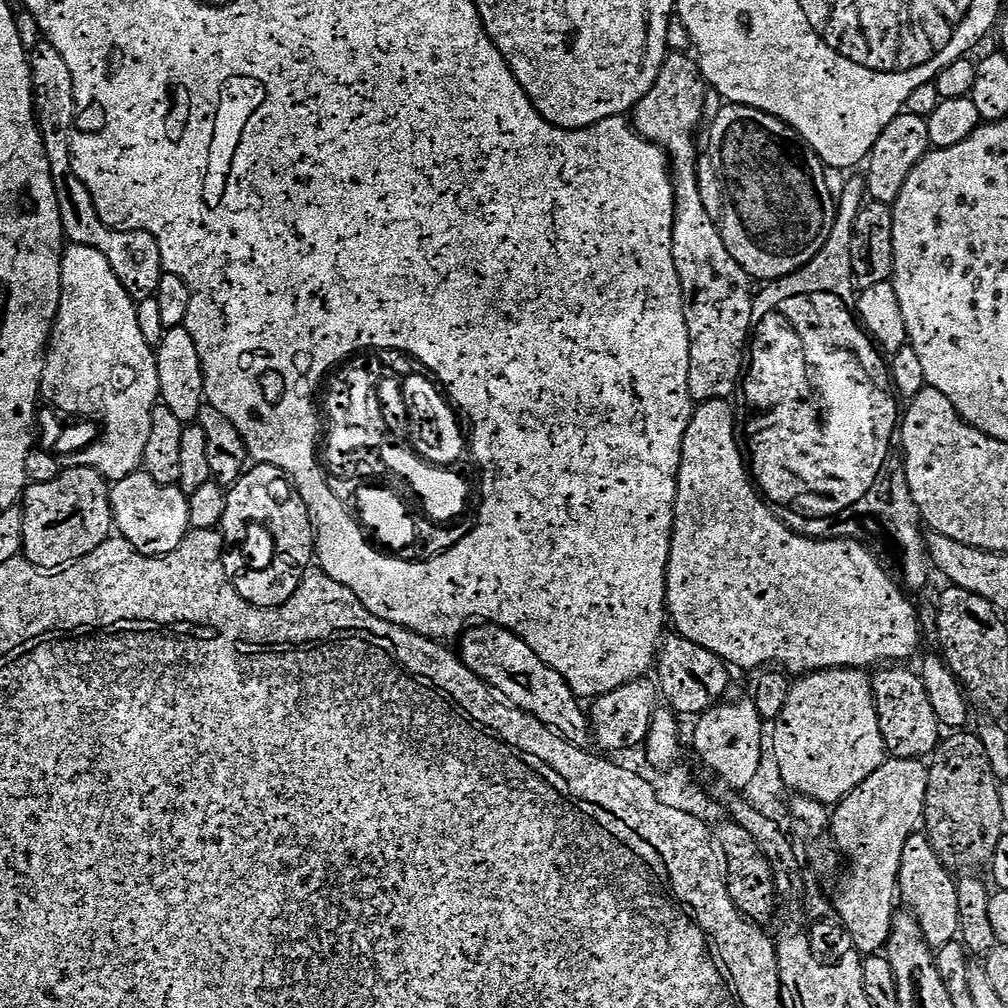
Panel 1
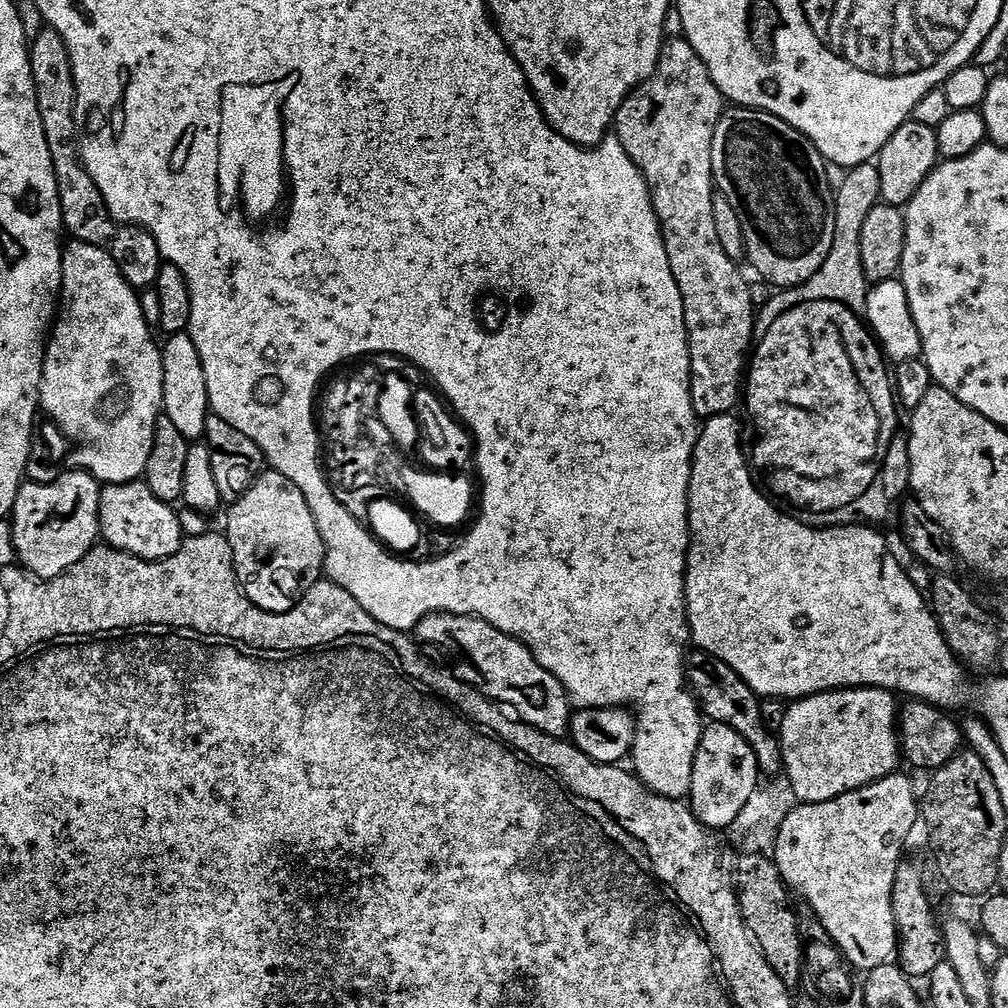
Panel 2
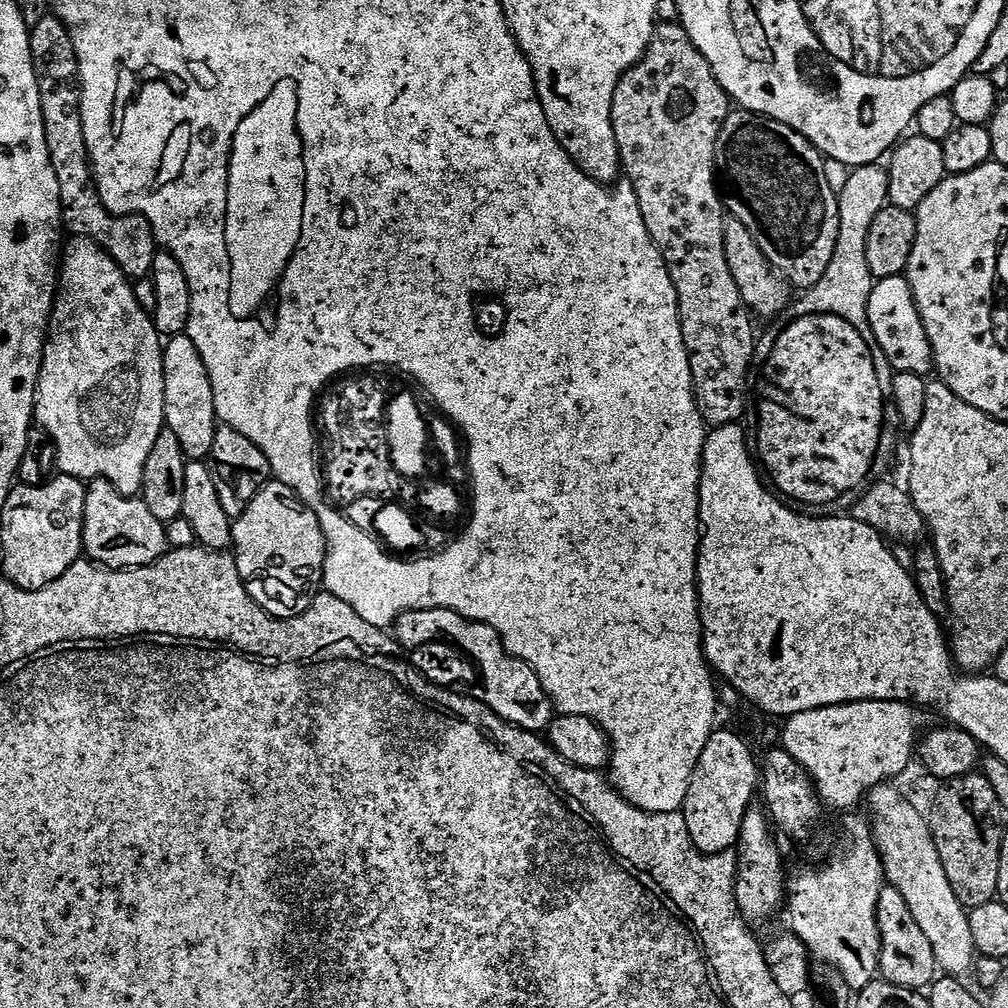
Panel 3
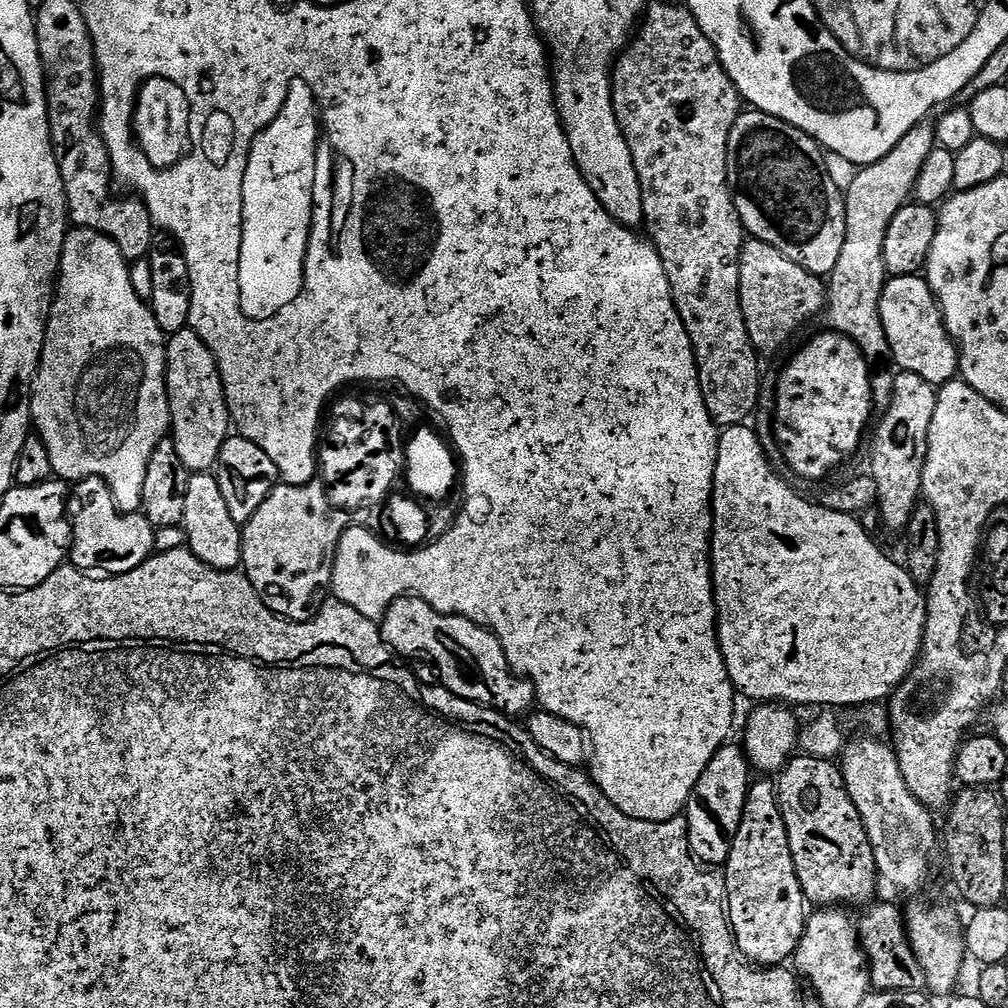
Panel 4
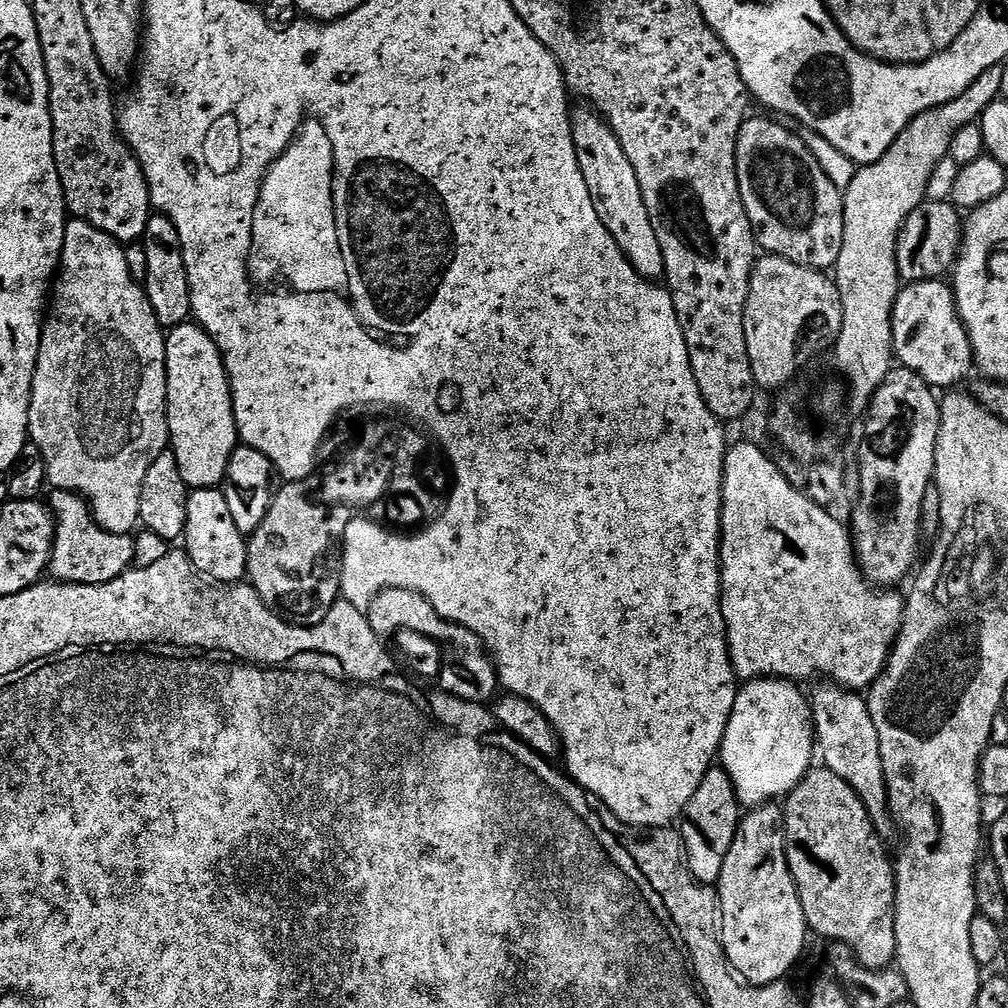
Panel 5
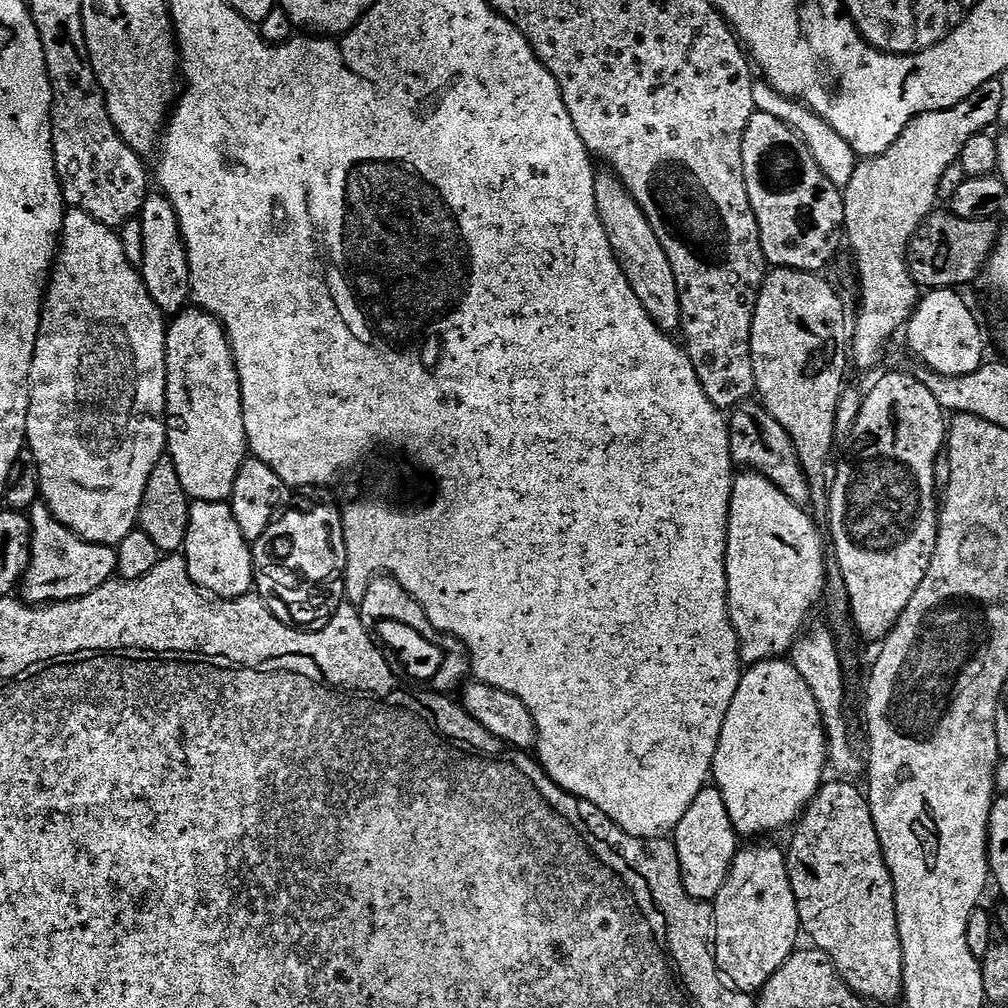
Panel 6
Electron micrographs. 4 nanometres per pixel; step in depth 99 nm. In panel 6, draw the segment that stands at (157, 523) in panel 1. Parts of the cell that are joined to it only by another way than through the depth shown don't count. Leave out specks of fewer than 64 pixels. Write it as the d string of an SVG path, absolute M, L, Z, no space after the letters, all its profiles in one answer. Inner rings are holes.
M37 502L30 509L32 522L32 556L28 569L18 585L24 603L33 606L56 604L60 600L77 600L116 576L116 549L95 544L75 536L68 527L54 518L48 505Z

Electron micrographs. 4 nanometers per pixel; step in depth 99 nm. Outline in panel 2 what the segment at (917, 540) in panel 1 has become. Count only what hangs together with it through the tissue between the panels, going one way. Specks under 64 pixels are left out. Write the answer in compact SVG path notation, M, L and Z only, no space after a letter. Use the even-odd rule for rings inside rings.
M896 413L893 417L892 431L888 434L887 443L884 443L884 453L882 456L876 456L877 465L875 476L872 481L866 484L866 488L852 498L850 502L836 506L836 508L828 508L828 510L820 510L818 507L809 509L809 506L794 504L788 498L784 498L778 492L771 492L771 499L777 508L808 527L822 528L846 528L849 526L876 526L878 522L884 521L892 512L892 506L901 498L902 494L909 491L909 446L906 431L906 418L903 413Z

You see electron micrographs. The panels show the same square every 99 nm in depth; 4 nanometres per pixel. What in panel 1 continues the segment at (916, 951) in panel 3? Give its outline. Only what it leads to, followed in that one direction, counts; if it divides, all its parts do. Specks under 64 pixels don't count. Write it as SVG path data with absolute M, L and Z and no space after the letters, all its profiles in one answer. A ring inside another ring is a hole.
M915 834L909 838L902 851L898 896L909 904L905 905L922 926L922 934L933 950L944 948L960 935L957 883L957 877L939 860L927 835Z

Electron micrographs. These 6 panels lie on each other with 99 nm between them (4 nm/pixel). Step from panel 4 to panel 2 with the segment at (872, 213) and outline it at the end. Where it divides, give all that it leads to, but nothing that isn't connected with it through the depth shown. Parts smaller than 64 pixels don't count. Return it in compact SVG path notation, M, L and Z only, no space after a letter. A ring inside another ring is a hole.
M875 163L859 164L856 168L849 168L845 174L846 182L842 188L834 192L836 197L836 209L834 218L834 246L822 262L818 270L818 278L810 282L810 286L801 285L800 291L807 293L807 298L816 299L816 286L834 286L834 284L845 284L848 287L847 292L852 292L855 299L855 309L860 310L864 307L864 301L868 299L869 282L864 276L862 270L862 226L866 223L866 218L870 210L874 210L876 204L881 203L880 198L880 178L879 170Z

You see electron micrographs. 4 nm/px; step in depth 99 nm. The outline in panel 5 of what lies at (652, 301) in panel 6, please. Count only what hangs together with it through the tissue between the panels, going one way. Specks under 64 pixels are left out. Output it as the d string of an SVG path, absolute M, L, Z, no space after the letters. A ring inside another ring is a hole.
M573 111L570 119L572 121L572 141L576 151L576 161L580 167L582 178L586 182L586 190L590 190L590 202L594 202L594 214L598 214L602 226L606 226L610 238L614 238L614 242L620 247L620 253L628 260L628 265L638 275L643 276L645 280L649 282L659 281L664 274L664 256L661 254L653 227L650 226L646 202L642 198L642 186L638 186L638 174L634 174L634 166L630 166L630 162L612 129L593 111L587 111Z

